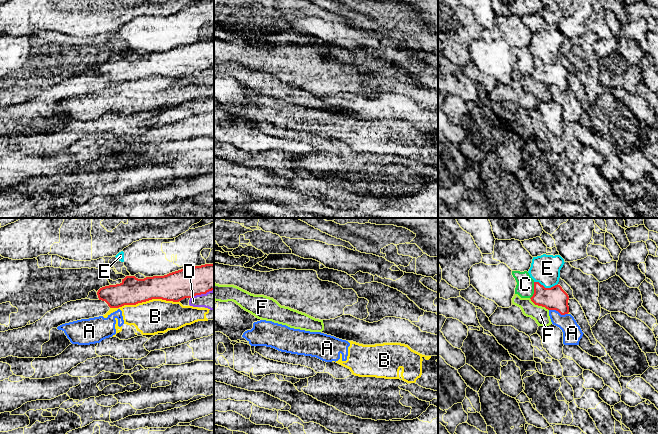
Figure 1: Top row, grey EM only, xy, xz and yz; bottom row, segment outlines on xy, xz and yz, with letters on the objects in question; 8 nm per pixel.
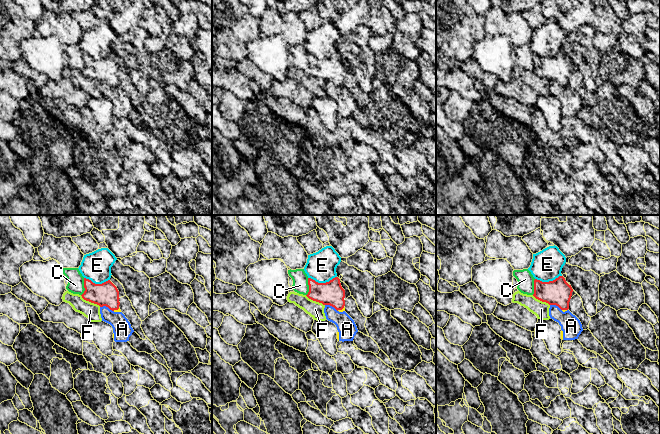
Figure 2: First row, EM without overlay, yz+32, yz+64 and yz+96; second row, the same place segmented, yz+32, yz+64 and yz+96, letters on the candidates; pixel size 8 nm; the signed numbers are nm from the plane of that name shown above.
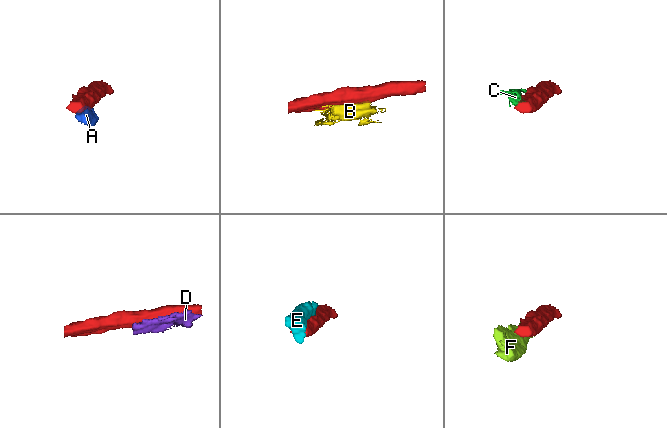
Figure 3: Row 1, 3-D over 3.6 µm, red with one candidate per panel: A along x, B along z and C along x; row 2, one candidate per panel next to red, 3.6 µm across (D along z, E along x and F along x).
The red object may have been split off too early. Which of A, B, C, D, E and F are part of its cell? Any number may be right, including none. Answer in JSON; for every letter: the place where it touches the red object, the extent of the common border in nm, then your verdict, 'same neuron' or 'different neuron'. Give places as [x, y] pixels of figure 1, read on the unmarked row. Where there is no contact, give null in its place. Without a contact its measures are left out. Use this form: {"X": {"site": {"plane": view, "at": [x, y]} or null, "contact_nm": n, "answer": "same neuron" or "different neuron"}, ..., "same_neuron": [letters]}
{"A": {"site": {"plane": "yz", "at": [558, 87]}, "contact_nm": 160, "answer": "different neuron"}, "B": {"site": {"plane": "xy", "at": [144, 77]}, "contact_nm": 550, "answer": "different neuron"}, "C": {"site": {"plane": "yz", "at": [534, 66]}, "contact_nm": 140, "answer": "different neuron"}, "D": {"site": {"plane": "xy", "at": [201, 69]}, "contact_nm": 200, "answer": "different neuron"}, "E": {"site": {"plane": "yz", "at": [546, 64]}, "contact_nm": 190, "answer": "different neuron"}, "F": {"site": {"plane": "yz", "at": [539, 81]}, "contact_nm": 190, "answer": "different neuron"}, "same_neuron": []}

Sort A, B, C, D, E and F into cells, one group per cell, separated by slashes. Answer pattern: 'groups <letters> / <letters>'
groups A B / C / D F / E

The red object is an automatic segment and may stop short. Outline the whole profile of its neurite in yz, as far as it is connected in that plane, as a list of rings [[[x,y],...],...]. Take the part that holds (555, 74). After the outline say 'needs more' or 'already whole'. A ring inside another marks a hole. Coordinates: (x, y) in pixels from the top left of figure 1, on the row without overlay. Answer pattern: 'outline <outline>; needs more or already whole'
outline [[[534,58],[534,70],[530,75],[535,81],[548,86],[556,86],[561,91],[569,89],[569,72],[558,60],[551,64],[545,64],[539,58]]]; already whole

